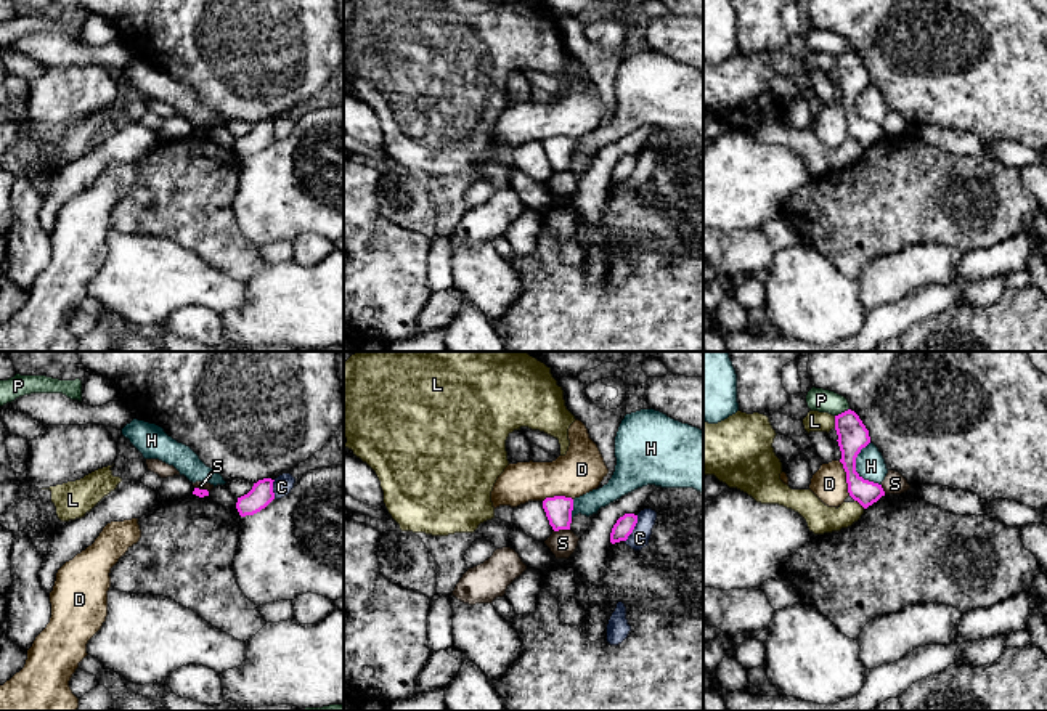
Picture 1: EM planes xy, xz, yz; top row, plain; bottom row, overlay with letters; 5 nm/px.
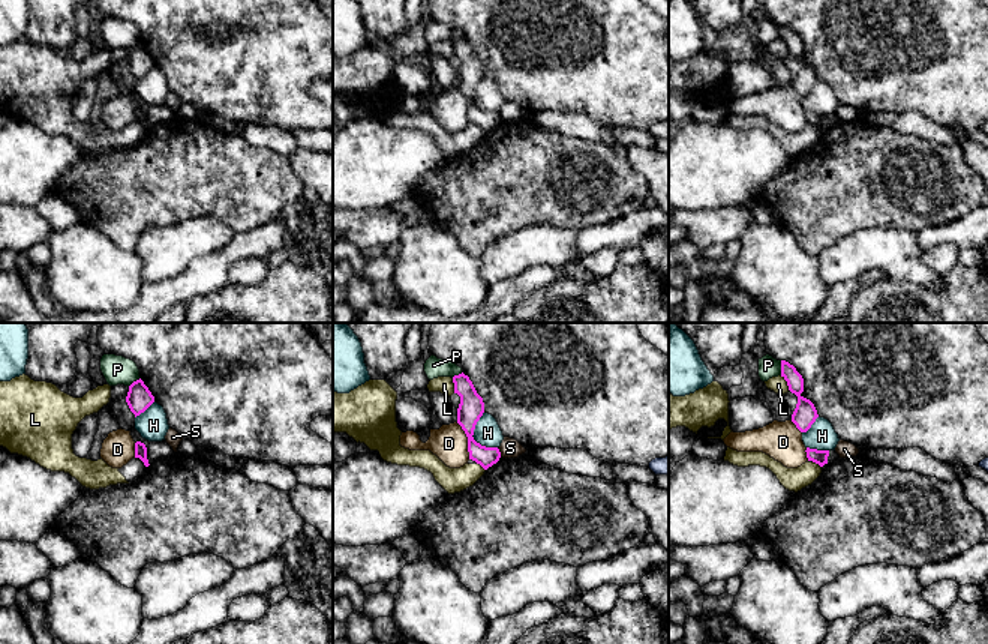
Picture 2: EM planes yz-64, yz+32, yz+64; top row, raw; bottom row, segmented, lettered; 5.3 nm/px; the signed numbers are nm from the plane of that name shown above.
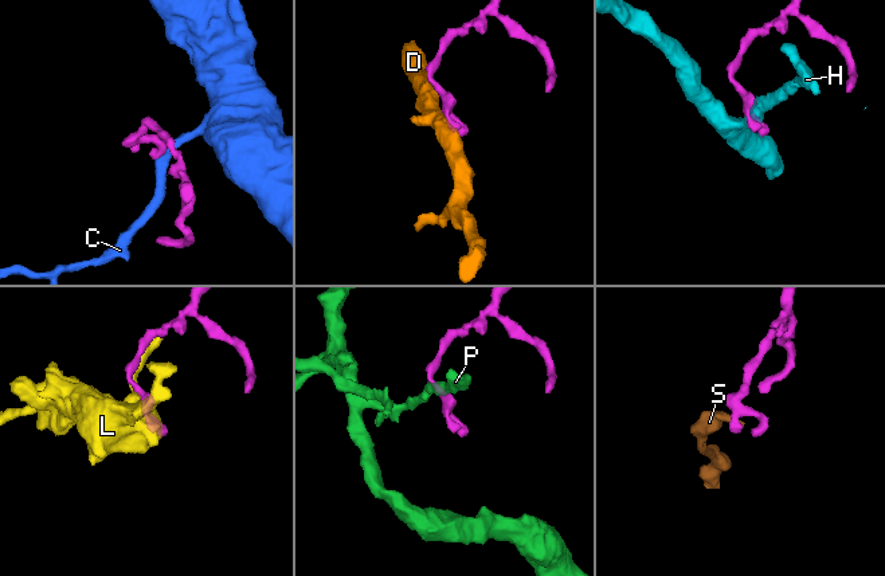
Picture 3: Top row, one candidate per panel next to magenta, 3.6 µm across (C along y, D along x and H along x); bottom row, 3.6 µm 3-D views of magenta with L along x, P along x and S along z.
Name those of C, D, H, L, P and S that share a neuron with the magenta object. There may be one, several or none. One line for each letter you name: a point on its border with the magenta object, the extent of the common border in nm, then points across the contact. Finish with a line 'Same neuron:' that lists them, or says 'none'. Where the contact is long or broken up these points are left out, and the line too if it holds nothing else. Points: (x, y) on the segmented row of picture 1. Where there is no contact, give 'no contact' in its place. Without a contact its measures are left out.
Same neuron: none

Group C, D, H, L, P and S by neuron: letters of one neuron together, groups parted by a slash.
C / D / H / L / P / S

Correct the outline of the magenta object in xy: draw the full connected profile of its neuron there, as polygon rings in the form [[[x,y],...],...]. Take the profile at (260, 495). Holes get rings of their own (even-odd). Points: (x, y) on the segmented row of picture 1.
[[[271,478],[259,480],[247,494],[238,498],[236,509],[241,517],[260,512],[275,499],[273,481]]]

